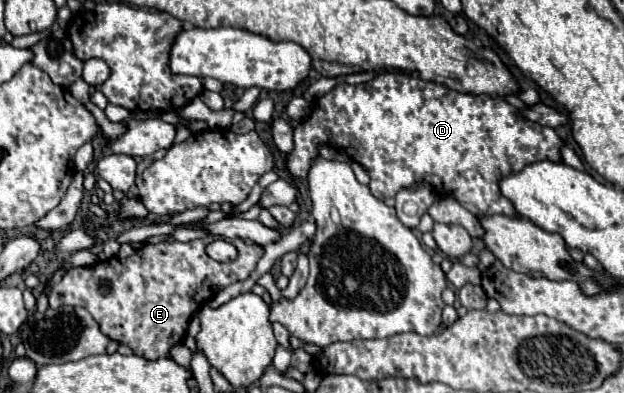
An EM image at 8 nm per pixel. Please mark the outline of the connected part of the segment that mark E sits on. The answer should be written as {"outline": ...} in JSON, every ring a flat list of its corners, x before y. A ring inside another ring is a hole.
{"outline":[[204,237,188,243,144,243,126,259,112,257,90,267,70,269,50,291,50,309,64,305,84,307,108,339,128,345,134,355,150,361,170,357,170,349,184,341,190,319,206,305,206,301,230,283,248,279,264,253,260,245,248,245,242,239,230,239,230,243,236,245,238,257,228,265,206,255,208,237],[100,281,110,283,106,293,100,291]]}

